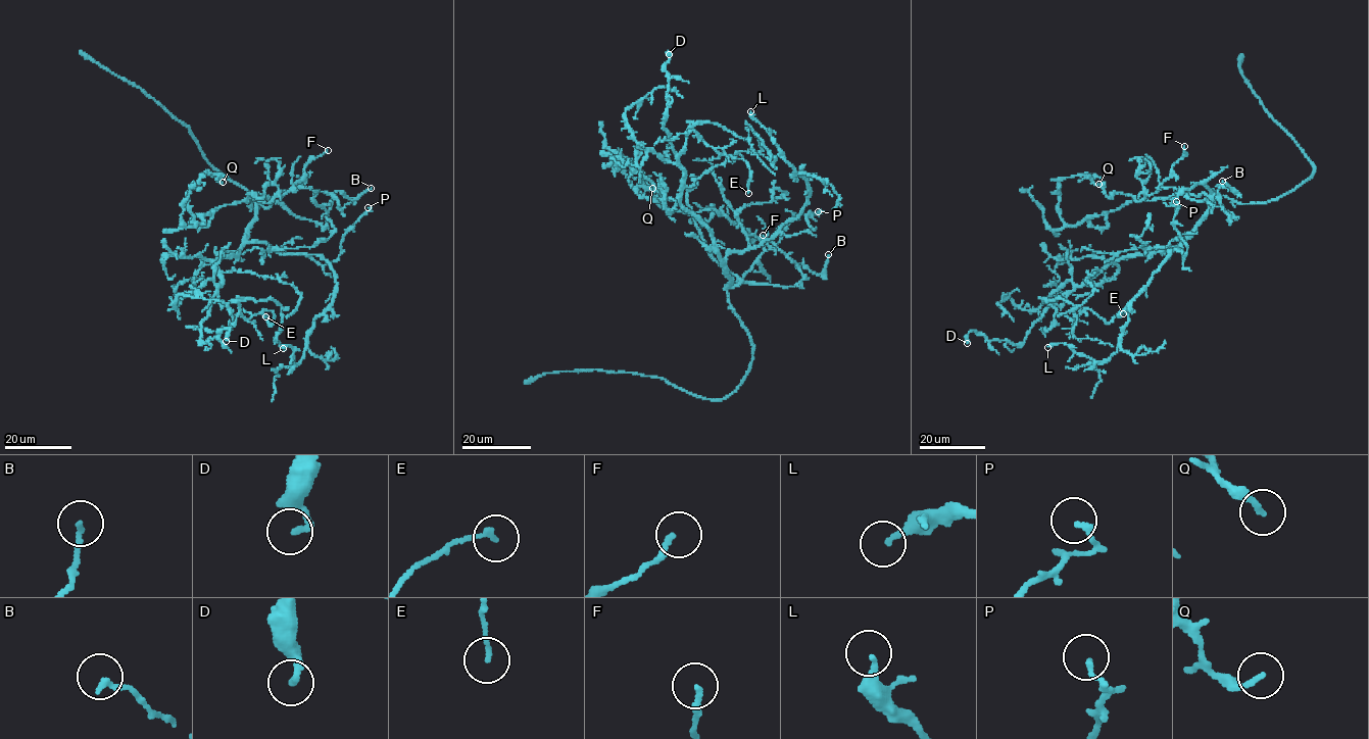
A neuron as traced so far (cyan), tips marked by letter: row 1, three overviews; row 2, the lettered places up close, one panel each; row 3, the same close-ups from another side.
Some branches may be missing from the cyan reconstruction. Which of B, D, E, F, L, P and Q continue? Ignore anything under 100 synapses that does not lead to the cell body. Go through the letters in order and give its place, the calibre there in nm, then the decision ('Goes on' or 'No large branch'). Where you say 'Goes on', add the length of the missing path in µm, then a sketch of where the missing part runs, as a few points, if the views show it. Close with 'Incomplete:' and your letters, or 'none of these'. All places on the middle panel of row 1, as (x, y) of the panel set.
B: Place: (828, 254). Thickness 170 nm. No large branch
D: Place: (669, 54). Thickness 200 nm. No large branch
E: Place: (748, 193). Thickness 160 nm. No large branch
F: Place: (763, 235). Thickness 190 nm. No large branch
L: Place: (750, 111). Thickness 190 nm. No large branch
P: Place: (818, 211). Thickness 170 nm. No large branch
Q: Place: (652, 188). Thickness 200 nm. No large branch
Incomplete: none of these

